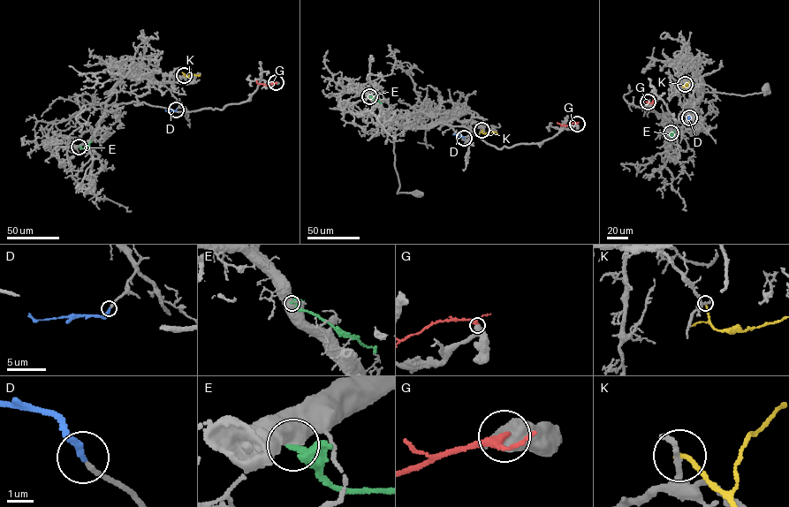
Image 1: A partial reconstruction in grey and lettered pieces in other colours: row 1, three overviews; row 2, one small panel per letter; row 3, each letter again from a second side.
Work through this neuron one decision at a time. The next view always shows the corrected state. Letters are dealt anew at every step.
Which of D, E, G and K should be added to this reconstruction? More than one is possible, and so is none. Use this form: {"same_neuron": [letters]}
{"same_neuron": ["D"]}

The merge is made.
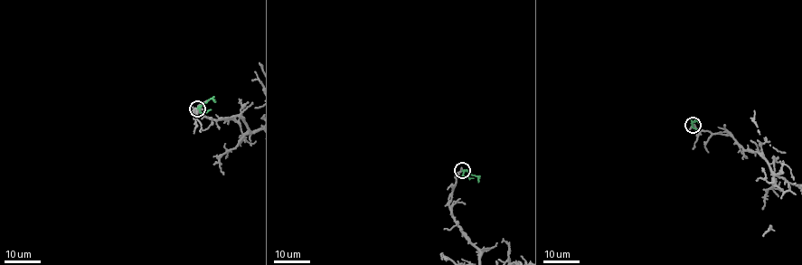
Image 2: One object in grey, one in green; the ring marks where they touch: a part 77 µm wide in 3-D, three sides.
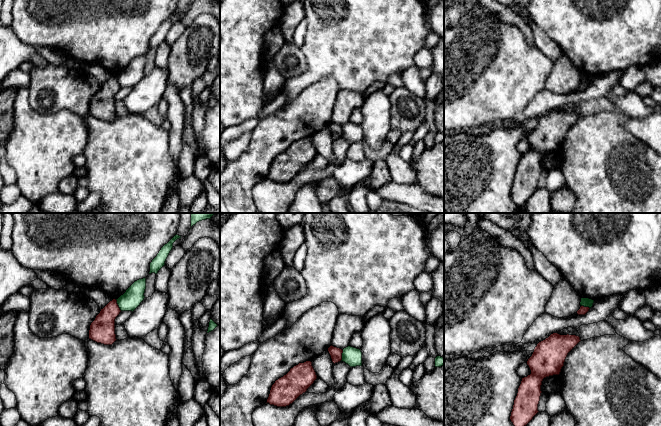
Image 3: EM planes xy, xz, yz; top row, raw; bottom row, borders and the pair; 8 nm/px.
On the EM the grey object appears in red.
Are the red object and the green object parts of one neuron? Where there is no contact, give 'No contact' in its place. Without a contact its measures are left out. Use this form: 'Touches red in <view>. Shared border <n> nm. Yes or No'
Touches red in xy. Shared border 110 nm. No

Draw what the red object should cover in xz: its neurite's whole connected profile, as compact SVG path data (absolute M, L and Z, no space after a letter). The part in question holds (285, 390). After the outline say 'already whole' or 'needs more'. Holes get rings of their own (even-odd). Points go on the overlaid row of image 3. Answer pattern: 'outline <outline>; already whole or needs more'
outline M311 361L299 363L275 381L266 403L277 407L289 406L305 393L316 379L317 375Z; already whole

